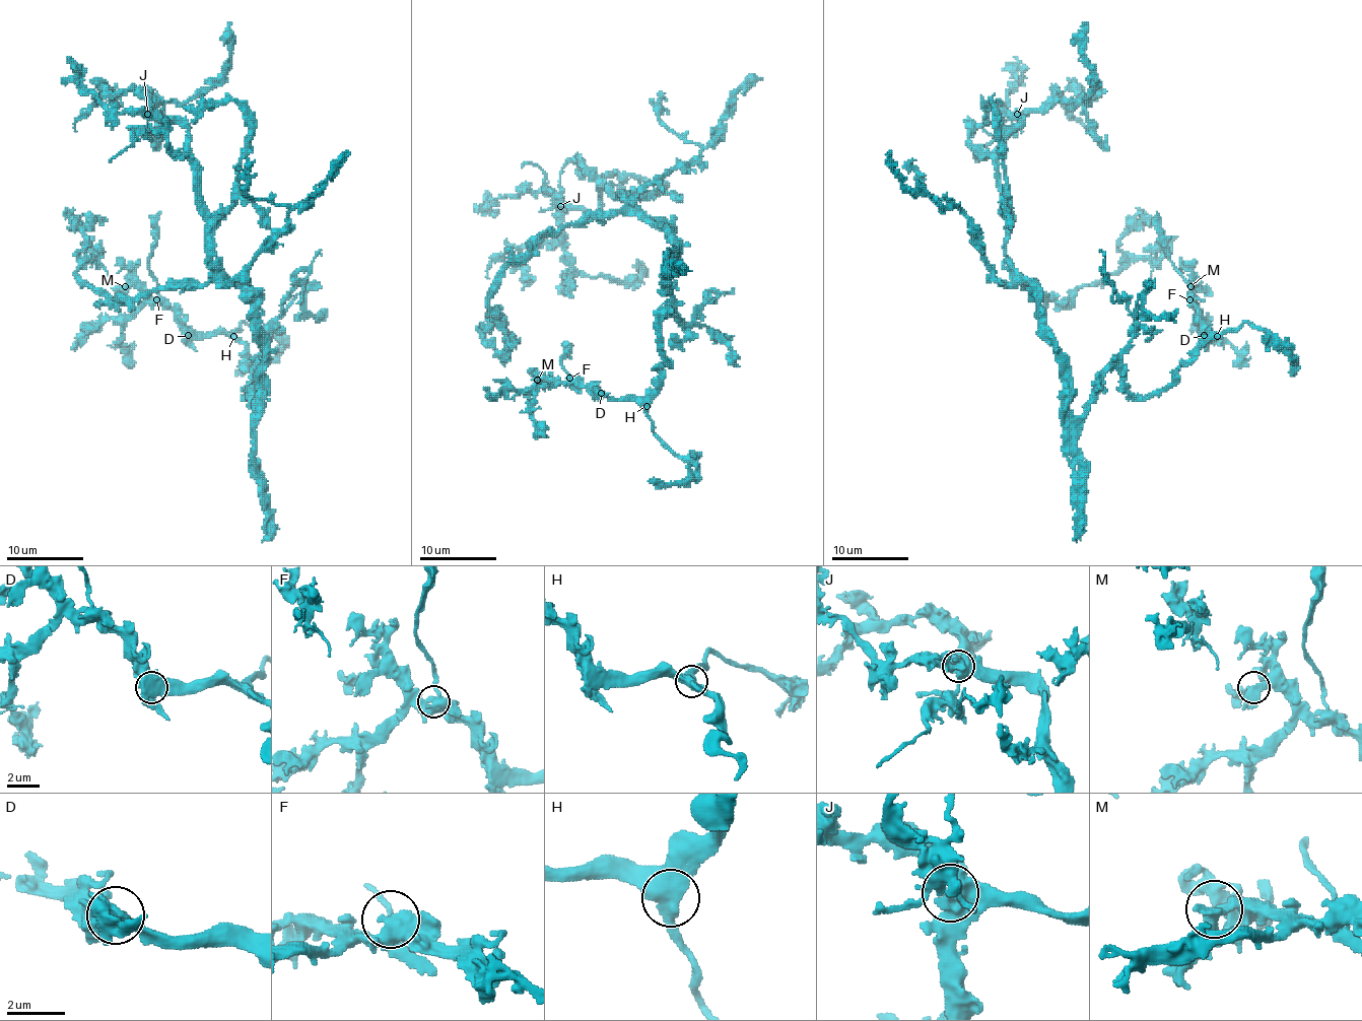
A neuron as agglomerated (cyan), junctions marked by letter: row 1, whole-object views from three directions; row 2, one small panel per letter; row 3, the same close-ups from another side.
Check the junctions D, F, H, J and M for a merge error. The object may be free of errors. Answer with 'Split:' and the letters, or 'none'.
Split: none

